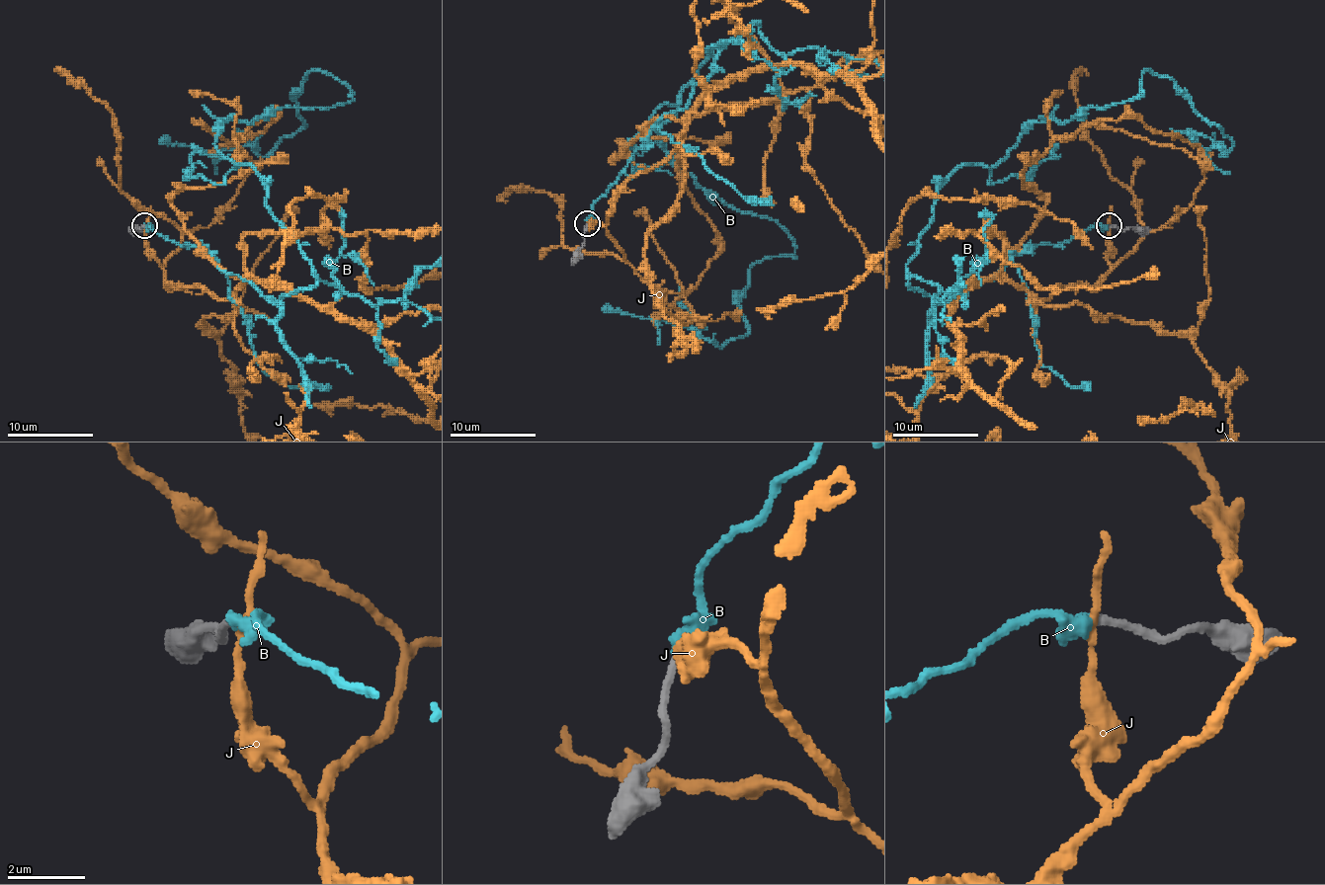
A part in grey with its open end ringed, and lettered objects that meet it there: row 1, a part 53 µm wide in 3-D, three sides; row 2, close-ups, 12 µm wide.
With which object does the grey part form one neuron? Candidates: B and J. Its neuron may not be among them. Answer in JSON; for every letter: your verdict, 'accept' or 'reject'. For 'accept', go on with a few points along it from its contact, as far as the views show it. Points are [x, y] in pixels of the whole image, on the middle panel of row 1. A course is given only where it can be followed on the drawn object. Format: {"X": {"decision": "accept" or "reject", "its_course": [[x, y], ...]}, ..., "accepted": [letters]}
{"B": {"decision": "accept", "its_course": [[587, 224], [756, 20], [708, 50], [657, 136], [792, 254], [750, 269], [747, 331], [717, 347], [602, 307]]}, "J": {"decision": "reject"}, "accepted": ["B"]}

